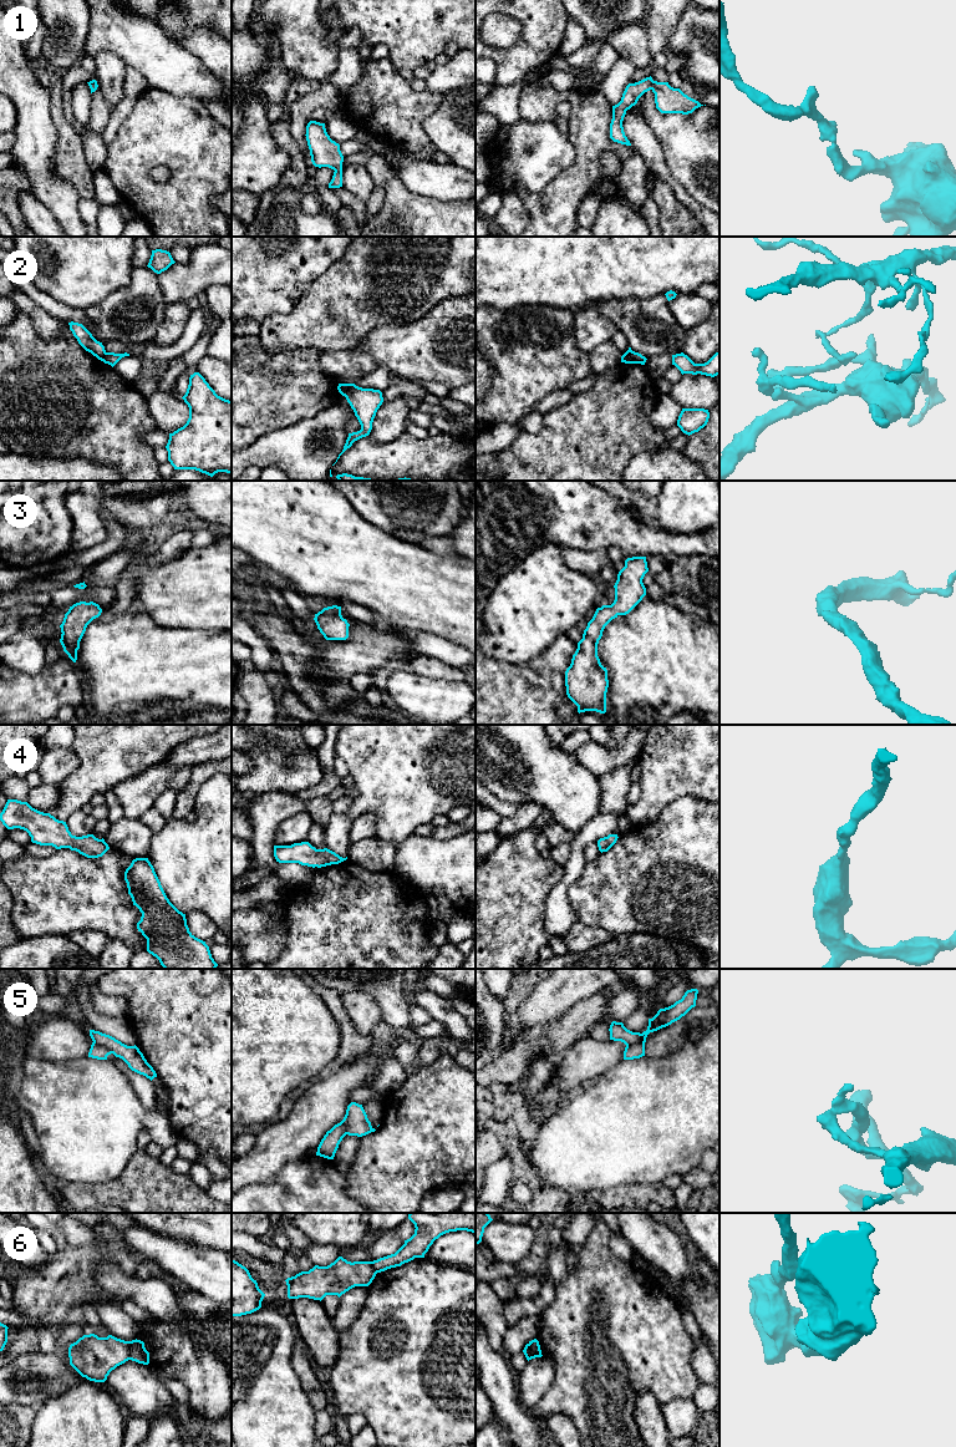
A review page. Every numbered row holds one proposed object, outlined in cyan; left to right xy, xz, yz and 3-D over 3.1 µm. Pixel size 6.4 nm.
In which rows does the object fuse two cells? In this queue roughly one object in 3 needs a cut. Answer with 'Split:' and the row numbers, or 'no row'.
Split: 2, 5, 6

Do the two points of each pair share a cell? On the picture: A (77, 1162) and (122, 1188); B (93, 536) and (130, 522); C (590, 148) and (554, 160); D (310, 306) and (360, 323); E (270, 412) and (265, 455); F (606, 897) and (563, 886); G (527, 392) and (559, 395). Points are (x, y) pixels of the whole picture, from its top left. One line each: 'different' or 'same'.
A: different
B: same
C: different
D: same
E: different
F: different
G: different

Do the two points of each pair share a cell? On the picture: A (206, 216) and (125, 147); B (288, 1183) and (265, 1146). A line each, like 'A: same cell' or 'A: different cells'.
A: same cell
B: different cells

